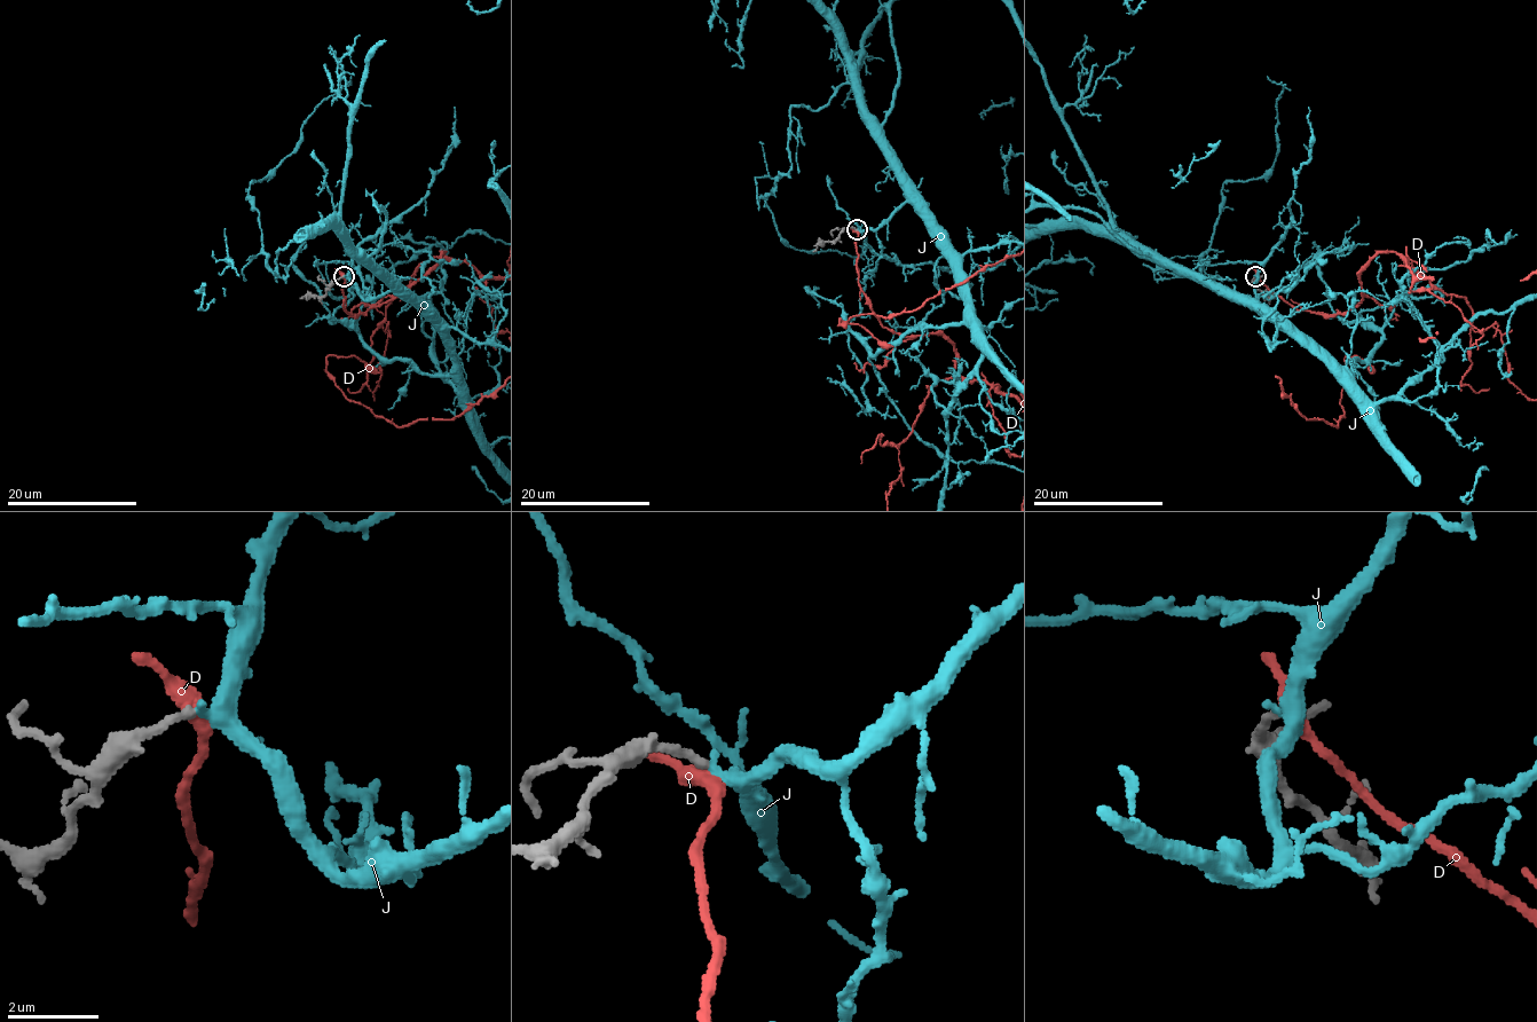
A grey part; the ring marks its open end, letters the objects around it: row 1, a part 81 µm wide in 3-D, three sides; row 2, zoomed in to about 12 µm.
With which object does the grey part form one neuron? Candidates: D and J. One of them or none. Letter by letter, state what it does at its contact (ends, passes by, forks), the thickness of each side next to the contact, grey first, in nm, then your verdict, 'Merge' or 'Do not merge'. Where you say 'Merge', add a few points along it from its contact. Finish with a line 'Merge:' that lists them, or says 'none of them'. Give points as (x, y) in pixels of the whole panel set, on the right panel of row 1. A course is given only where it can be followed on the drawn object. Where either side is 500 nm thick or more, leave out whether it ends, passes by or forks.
D: It passes by. Thickness 200 nm (grey) against 360 nm. Do not merge
J: It passes by. Thickness 200 nm (grey) against 280 nm. Merge. Its course: (1255, 276), (1253, 299), (1228, 291), (1252, 298), (1263, 309)
Merge: J

